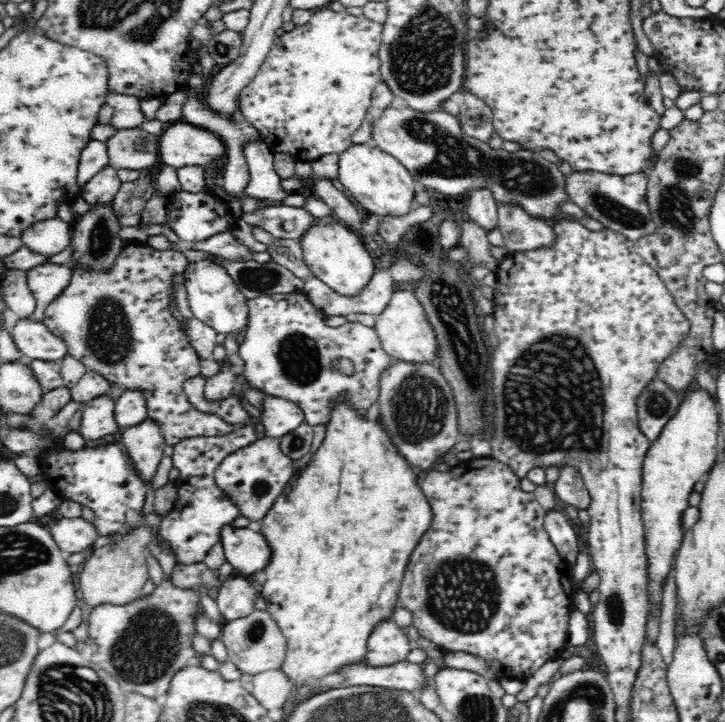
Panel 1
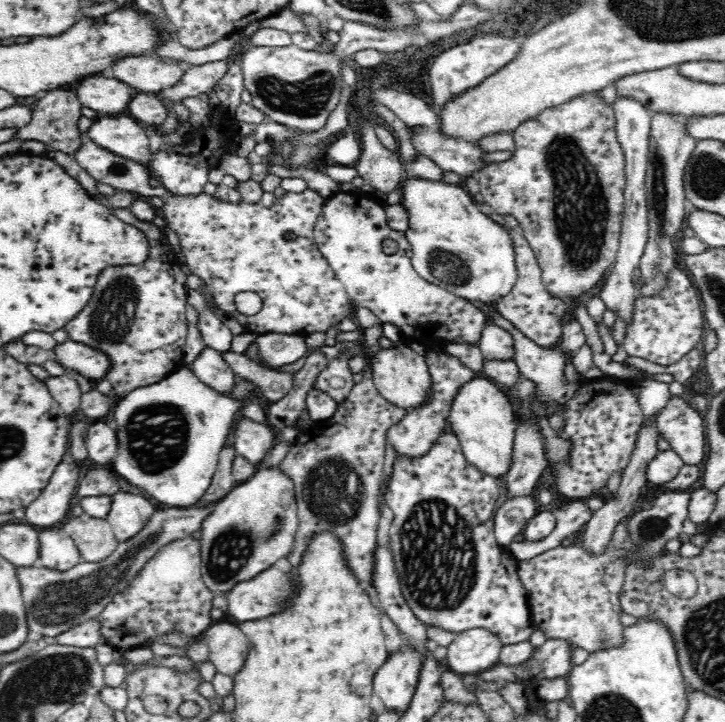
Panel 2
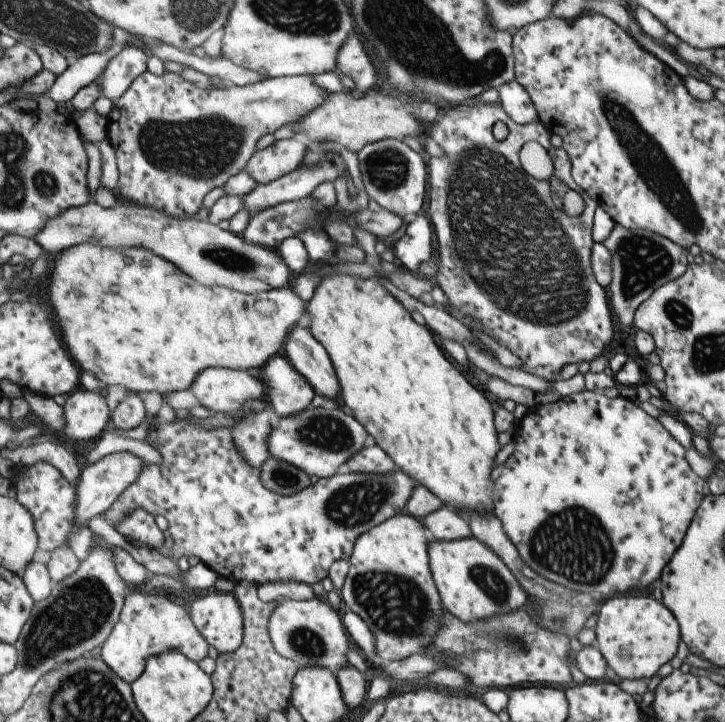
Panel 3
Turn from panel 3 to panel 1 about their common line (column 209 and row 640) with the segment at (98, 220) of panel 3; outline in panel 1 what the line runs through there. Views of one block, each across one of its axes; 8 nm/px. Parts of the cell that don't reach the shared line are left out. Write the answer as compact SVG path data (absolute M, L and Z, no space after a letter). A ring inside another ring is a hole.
M254 609L252 614L224 622L221 627L221 640L226 645L229 659L241 671L256 676L265 670L276 670L282 667L286 658L287 641L281 634L278 623L267 610Z

